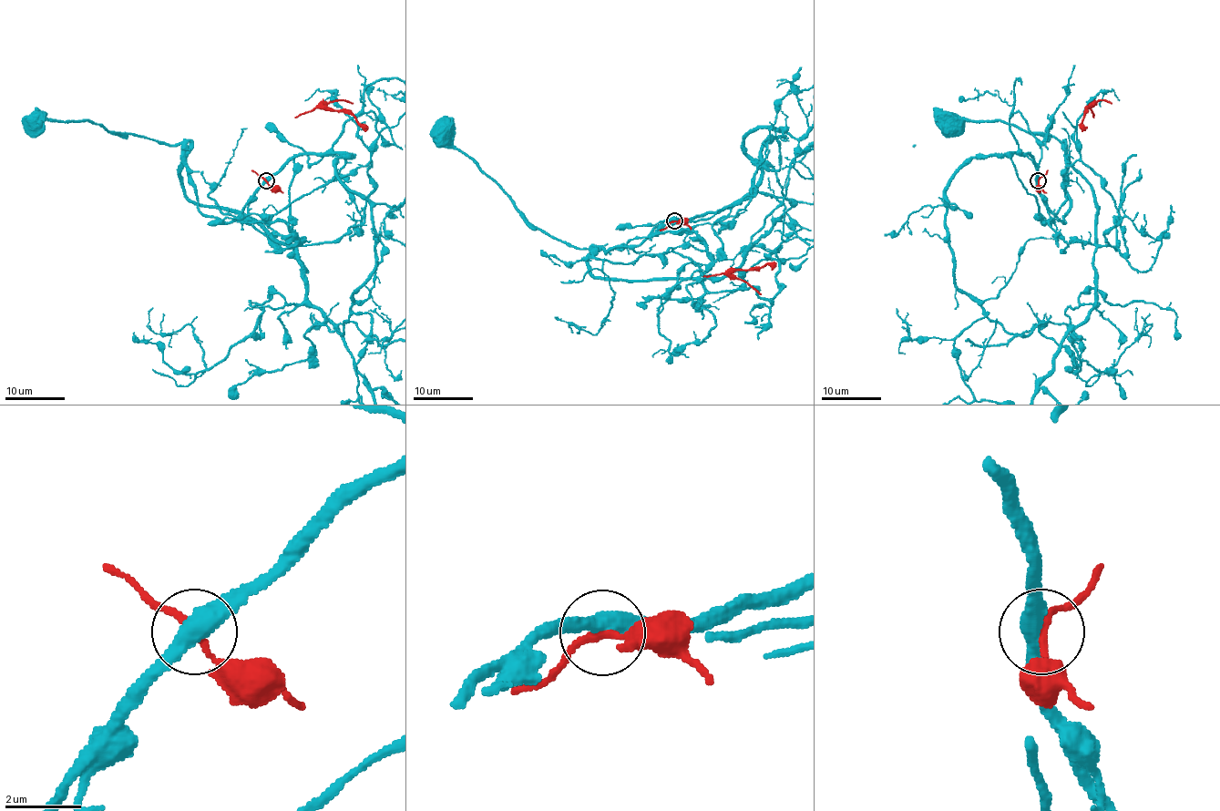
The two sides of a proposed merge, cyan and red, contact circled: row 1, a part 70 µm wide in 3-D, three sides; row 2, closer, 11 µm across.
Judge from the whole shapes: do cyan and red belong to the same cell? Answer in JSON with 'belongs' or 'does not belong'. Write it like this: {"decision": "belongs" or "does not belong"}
{"decision": "does not belong"}

